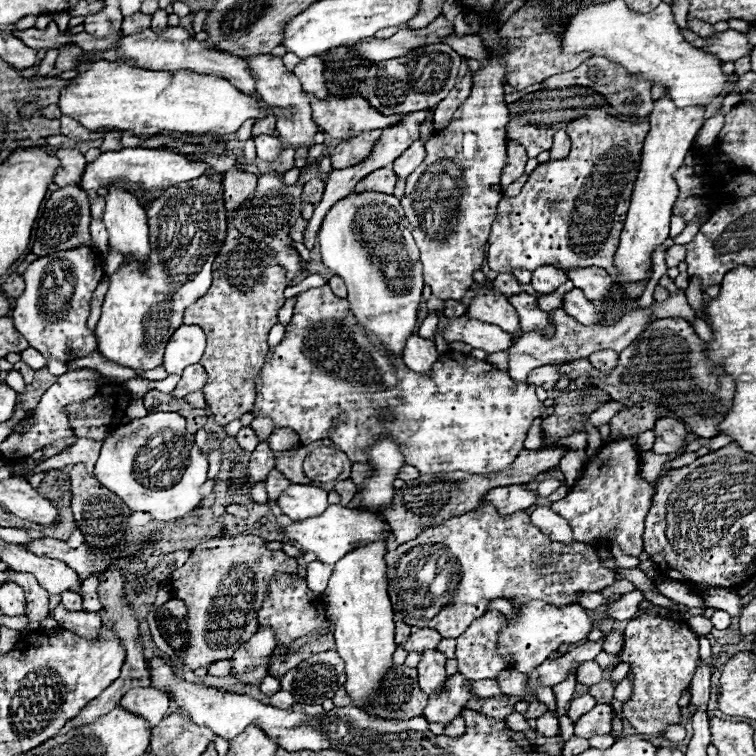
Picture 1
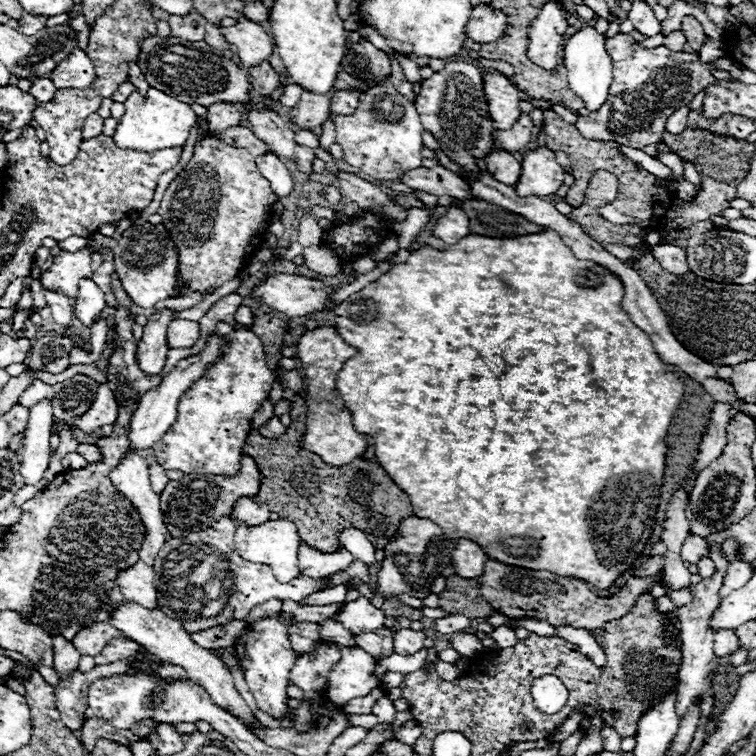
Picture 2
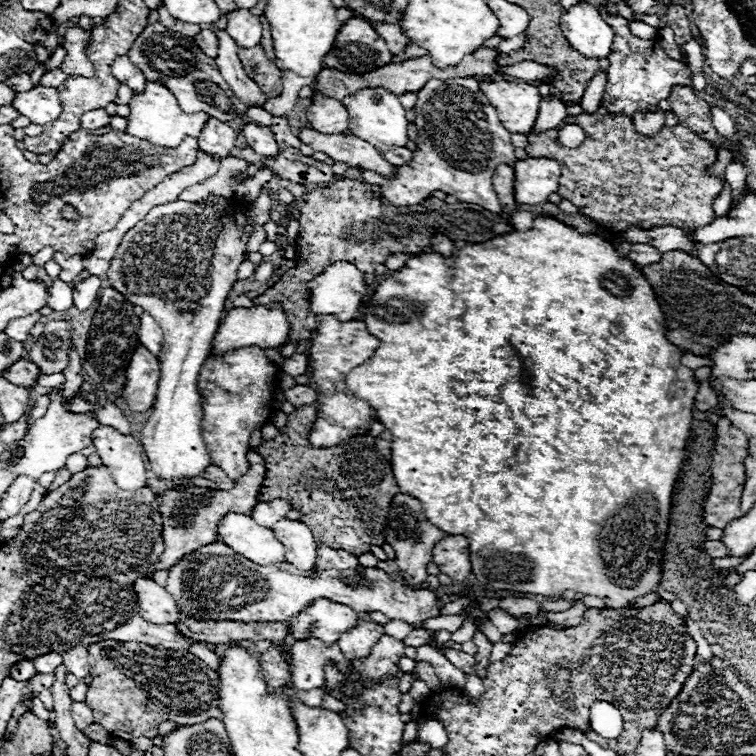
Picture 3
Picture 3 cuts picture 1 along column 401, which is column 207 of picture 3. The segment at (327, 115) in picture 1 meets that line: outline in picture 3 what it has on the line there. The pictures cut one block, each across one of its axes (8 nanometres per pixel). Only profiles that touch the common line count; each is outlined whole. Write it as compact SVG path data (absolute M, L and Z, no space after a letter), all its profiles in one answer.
M148 82L146 90L140 94L134 94L130 100L130 116L128 116L126 132L136 138L148 140L152 144L164 146L164 148L176 148L176 146L180 146L180 142L186 134L196 138L202 132L202 126L206 124L206 120L208 120L208 116L204 112L198 112L198 114L182 112L174 94L166 86Z

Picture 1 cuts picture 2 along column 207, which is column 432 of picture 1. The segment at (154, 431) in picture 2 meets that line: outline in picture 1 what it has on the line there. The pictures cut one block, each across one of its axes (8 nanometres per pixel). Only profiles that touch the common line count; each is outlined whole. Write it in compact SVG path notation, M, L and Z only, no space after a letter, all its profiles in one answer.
M412 334L404 348L404 364L416 374L428 374L438 360L438 352L432 340L424 340L418 334Z

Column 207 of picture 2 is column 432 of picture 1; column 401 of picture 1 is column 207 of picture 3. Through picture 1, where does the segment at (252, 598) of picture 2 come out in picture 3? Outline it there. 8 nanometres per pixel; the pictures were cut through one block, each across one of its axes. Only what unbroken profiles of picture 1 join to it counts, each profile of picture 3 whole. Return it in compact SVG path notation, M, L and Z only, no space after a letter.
M212 542L196 552L184 556L176 566L170 568L170 576L166 582L166 590L174 596L180 610L184 610L188 616L198 620L236 620L236 622L288 622L294 614L298 614L308 602L316 598L328 598L332 602L346 604L354 608L354 612L382 612L390 620L402 620L410 626L424 628L424 620L442 616L438 606L438 596L424 586L410 588L406 582L392 580L384 570L378 568L364 568L358 564L358 556L342 550L332 550L326 546L318 546L318 558L310 572L298 572L294 574L290 570L292 566L288 562L272 564L272 566L258 566L244 556L238 556L232 548L228 548L222 542Z

